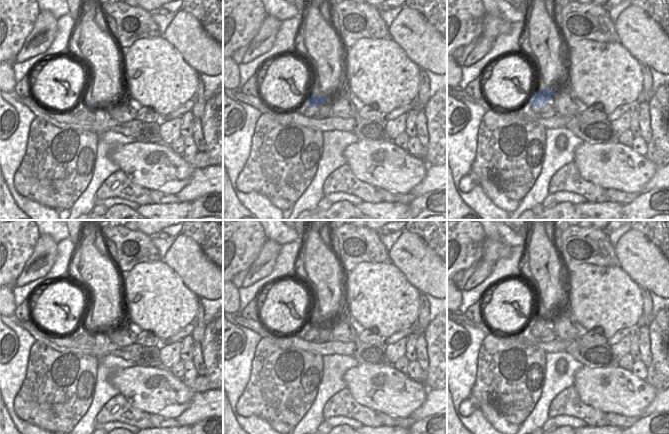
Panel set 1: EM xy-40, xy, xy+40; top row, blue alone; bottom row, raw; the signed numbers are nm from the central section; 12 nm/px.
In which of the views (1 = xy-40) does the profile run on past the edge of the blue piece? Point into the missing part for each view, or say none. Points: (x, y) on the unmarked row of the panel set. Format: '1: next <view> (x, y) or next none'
1: next none

